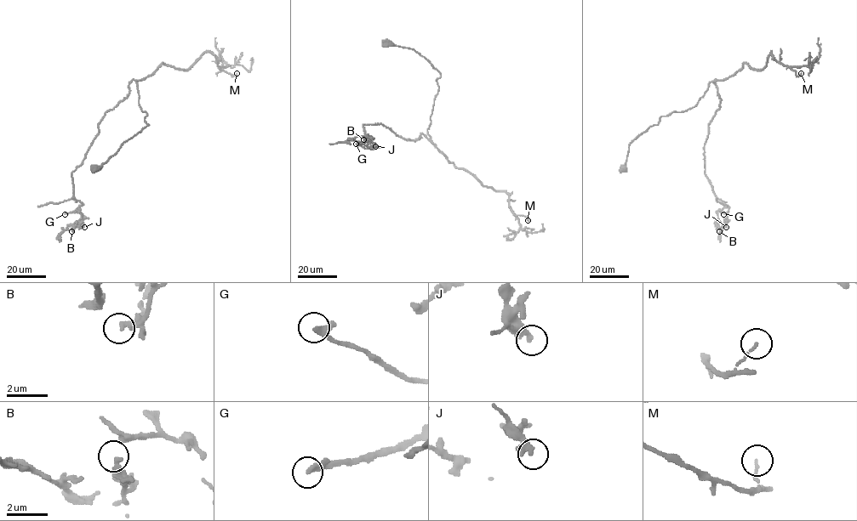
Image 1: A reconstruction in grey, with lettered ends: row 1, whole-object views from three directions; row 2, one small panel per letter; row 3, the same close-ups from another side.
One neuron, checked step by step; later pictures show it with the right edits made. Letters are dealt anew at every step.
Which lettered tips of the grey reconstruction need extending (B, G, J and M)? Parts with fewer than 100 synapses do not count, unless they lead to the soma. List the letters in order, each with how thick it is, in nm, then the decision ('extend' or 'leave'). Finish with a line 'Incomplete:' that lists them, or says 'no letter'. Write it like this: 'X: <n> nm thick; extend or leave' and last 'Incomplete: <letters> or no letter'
B: 200 nm thick; leave
G: 320 nm thick; extend
J: 420 nm thick; leave
M: 110 nm thick; leave
Incomplete: G

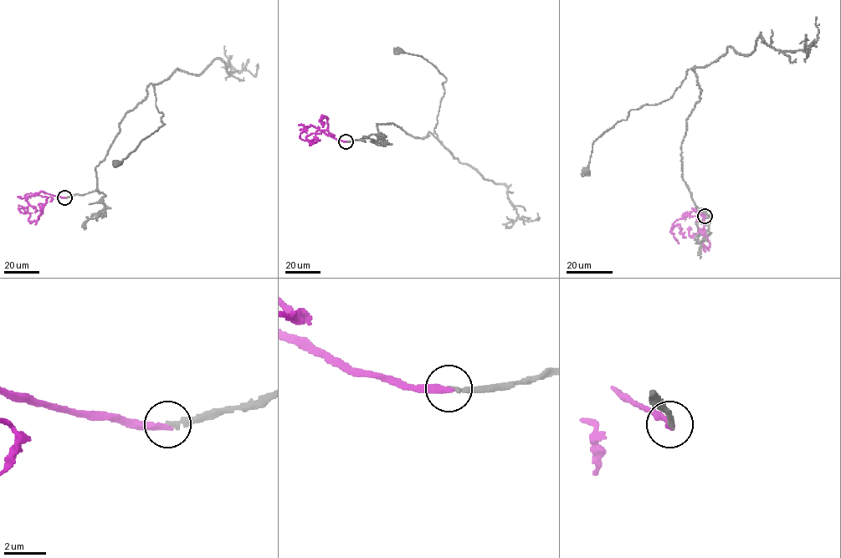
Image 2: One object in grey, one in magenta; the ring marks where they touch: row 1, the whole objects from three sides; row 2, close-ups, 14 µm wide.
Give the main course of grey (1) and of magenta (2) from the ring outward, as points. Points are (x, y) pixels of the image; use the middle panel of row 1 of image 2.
1: (346, 141), (389, 123), (437, 138), (446, 78), (423, 57), (397, 51)
2: (346, 141), (321, 131), (311, 133), (306, 137), (310, 140), (303, 140), (299, 136), (305, 130), (299, 130)

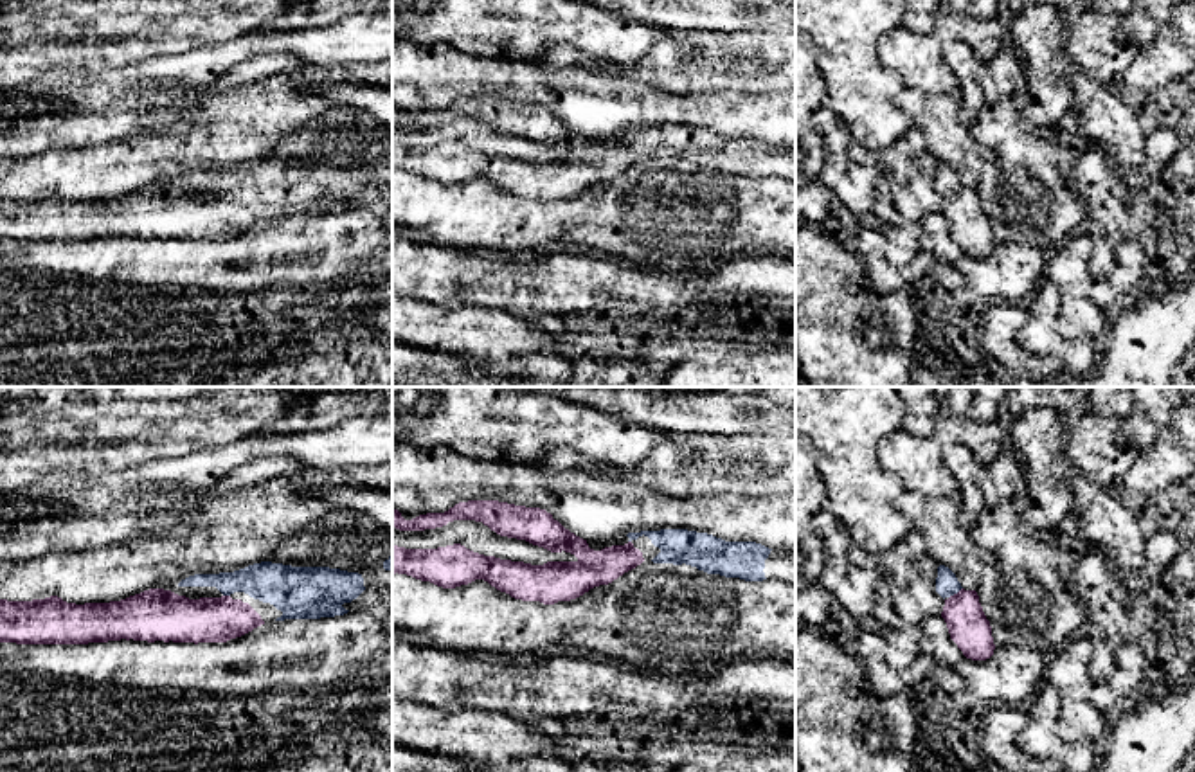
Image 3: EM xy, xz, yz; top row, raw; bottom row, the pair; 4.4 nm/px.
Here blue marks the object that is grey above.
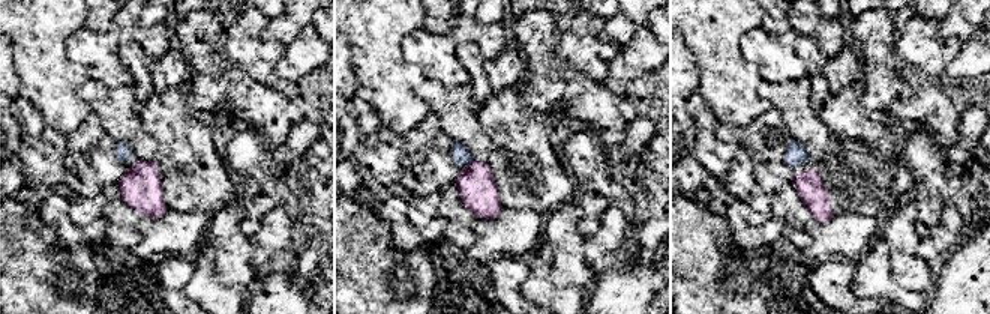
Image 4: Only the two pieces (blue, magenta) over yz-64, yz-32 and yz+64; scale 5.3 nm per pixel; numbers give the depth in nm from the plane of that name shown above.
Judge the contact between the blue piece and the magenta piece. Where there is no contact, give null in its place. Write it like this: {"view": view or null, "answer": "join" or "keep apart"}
{"view": "yz", "answer": "join"}

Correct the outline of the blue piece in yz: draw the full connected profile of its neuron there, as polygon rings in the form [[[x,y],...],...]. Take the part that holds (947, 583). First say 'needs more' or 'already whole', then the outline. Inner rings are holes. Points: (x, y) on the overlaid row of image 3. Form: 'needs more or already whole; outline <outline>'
needs more; outline [[[945,565],[938,567],[936,592],[945,599],[941,617],[963,655],[972,660],[990,659],[995,644],[977,592],[965,590]]]

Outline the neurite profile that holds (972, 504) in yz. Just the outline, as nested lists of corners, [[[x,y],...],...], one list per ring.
[[[965,444],[943,446],[943,461],[952,470],[961,495],[961,524],[972,529],[981,511],[986,507],[977,484],[979,466]]]

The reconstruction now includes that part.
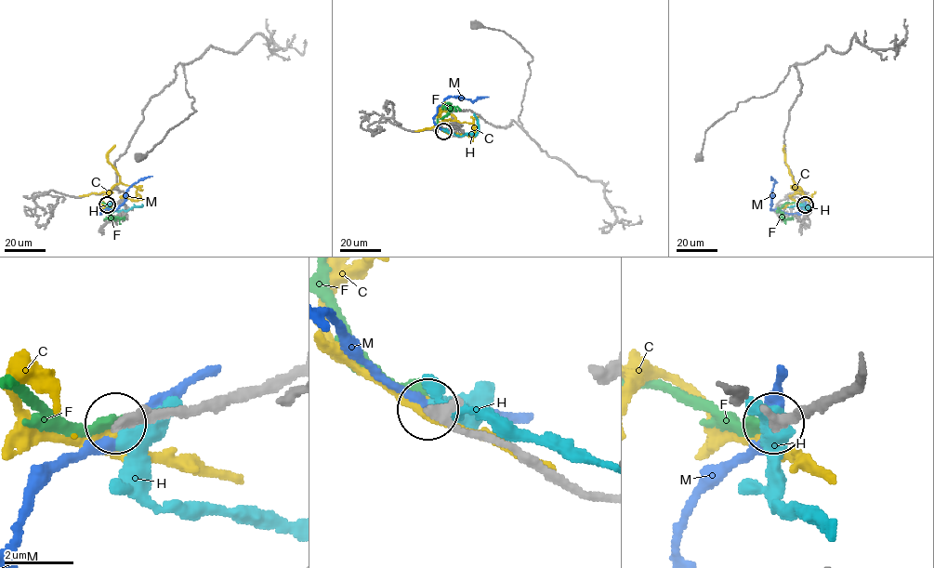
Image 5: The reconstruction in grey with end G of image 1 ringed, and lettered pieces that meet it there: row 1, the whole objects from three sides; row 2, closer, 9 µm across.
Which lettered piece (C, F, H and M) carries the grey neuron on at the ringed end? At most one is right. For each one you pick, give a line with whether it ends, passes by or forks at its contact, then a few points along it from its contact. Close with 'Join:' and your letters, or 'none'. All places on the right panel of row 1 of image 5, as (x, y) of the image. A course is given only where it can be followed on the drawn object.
F: It ends there. Its course: (805, 204), (785, 203), (780, 208), (782, 217), (793, 219)
Join: F

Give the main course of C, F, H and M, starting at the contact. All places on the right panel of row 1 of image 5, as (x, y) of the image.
C: (805, 205), (790, 196), (795, 193), (794, 183), (808, 197)
F: (805, 204), (785, 203), (780, 208), (782, 217), (793, 219)
H: (805, 204), (805, 209), (810, 210), (809, 206), (788, 207)
M: (805, 204), (795, 213), (771, 209), (775, 182), (771, 176)

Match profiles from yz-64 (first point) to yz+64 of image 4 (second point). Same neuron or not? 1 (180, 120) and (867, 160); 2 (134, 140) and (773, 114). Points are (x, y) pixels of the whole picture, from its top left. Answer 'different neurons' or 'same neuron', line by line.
1: same neuron
2: different neurons

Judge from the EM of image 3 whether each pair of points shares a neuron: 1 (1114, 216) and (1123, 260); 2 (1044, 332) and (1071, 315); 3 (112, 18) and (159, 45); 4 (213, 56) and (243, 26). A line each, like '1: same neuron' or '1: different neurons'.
1: different neurons
2: different neurons
3: different neurons
4: different neurons

